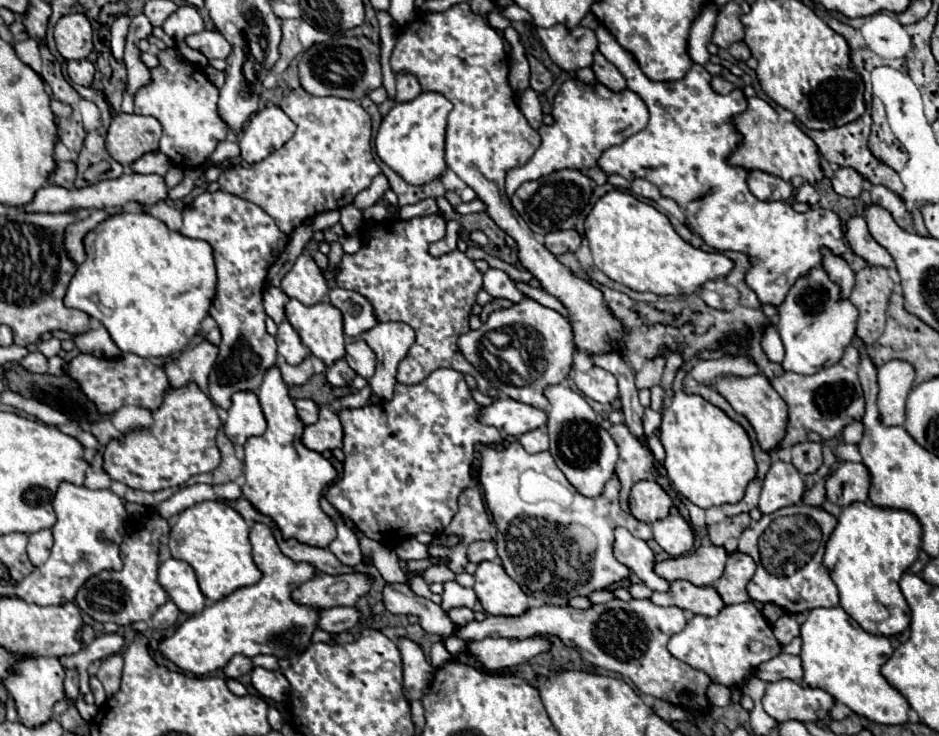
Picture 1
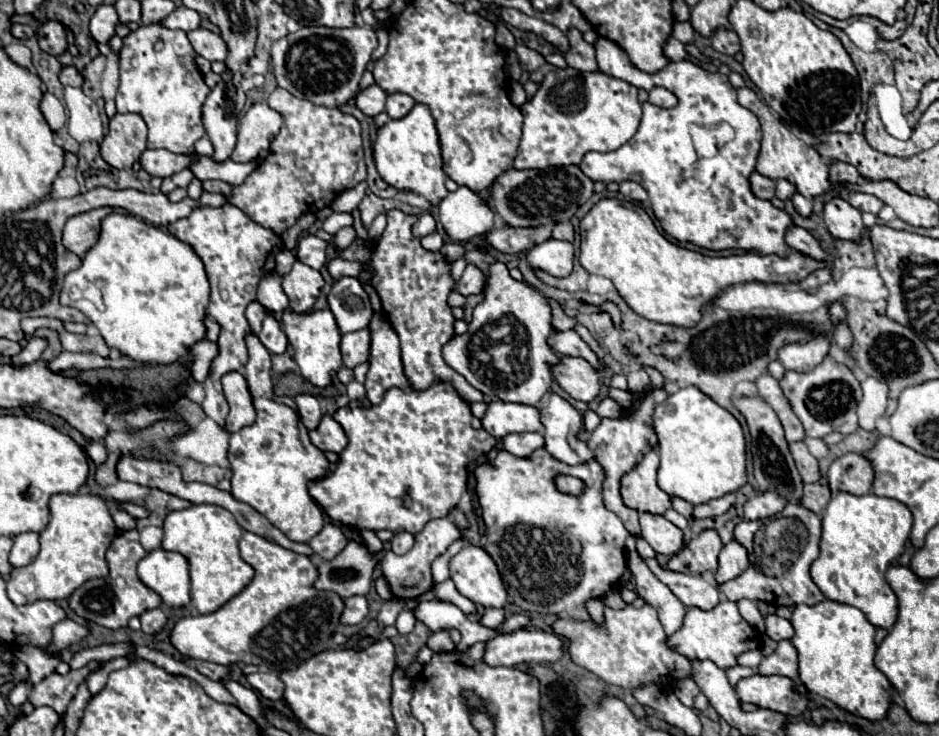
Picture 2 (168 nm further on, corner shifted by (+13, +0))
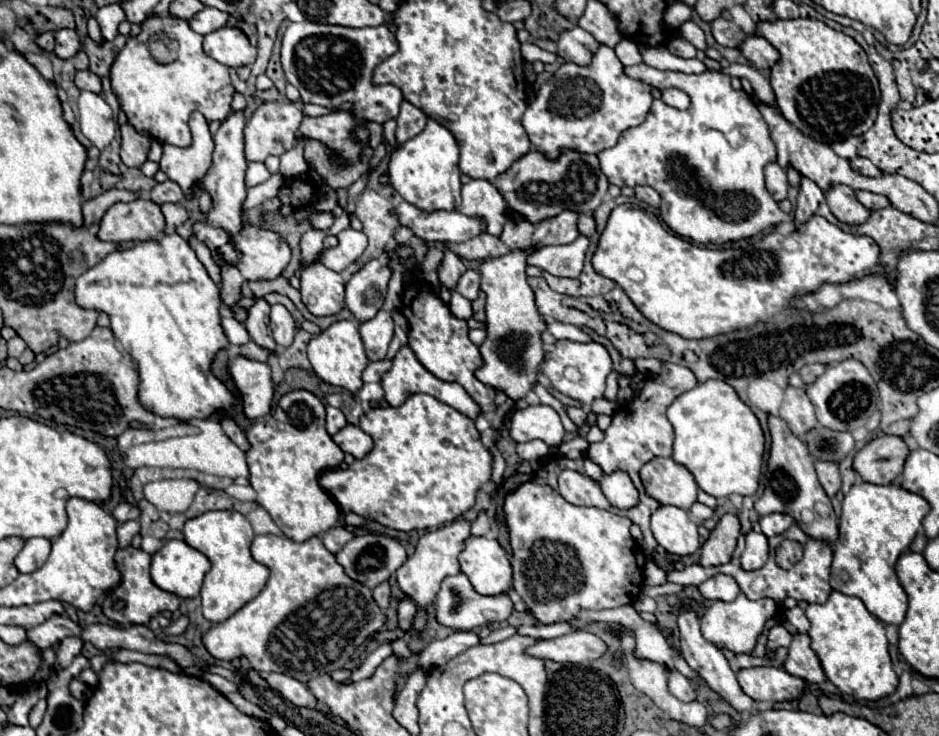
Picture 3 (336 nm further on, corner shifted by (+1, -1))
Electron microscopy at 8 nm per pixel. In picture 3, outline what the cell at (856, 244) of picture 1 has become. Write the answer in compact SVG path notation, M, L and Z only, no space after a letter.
M833 186L829 192L825 192L825 198L835 218L843 224L865 224L867 216L871 214L867 208L863 208L863 204L859 204L859 200L855 200L855 190L849 186Z

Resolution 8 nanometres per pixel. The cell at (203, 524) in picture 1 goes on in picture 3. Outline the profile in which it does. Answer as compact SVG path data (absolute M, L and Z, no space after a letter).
M235 510L205 512L203 516L187 520L183 526L183 540L191 548L205 554L211 562L211 570L205 574L201 588L201 604L203 604L203 616L213 624L223 622L231 614L235 614L241 606L245 606L251 598L255 598L269 580L269 568L251 558L249 546L253 536L255 534L249 520Z

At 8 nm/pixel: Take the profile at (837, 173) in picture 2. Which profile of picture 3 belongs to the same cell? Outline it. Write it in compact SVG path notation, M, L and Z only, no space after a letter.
M857 156L857 158L853 158L851 160L851 168L855 170L855 172L859 172L859 174L863 174L863 176L881 176L883 172L871 162L871 160L867 160L867 158L861 158L861 156Z

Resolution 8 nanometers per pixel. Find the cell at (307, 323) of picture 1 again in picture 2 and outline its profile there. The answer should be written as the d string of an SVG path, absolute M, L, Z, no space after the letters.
M329 309L325 311L313 311L313 313L295 313L295 311L285 311L281 319L281 327L295 351L295 363L301 369L301 375L309 379L317 387L327 387L331 385L335 373L343 367L341 361L341 331L335 323L335 317Z

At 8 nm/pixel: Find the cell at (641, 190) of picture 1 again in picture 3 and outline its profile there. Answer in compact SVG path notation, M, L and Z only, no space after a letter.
M635 186L635 198L649 204L649 206L659 206L659 194L651 186Z

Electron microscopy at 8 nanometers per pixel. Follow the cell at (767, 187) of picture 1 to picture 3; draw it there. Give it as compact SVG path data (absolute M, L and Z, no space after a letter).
M777 162L765 166L765 184L767 184L769 194L771 194L777 202L781 202L781 200L787 198L787 190L789 190L787 174L785 174L785 170L783 170Z

